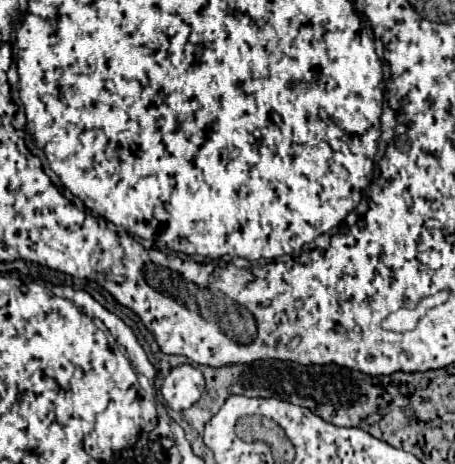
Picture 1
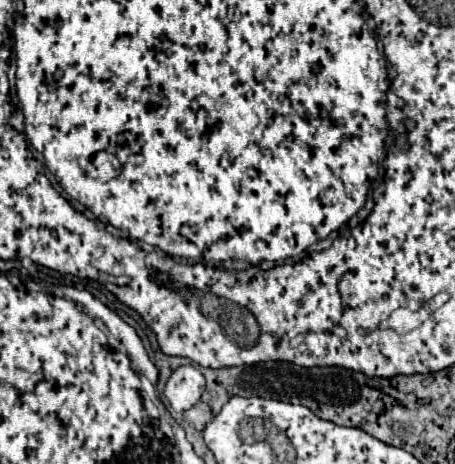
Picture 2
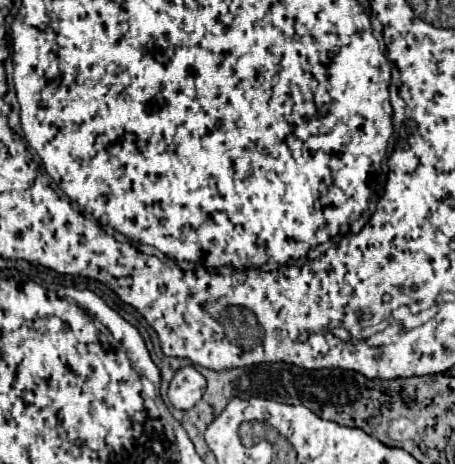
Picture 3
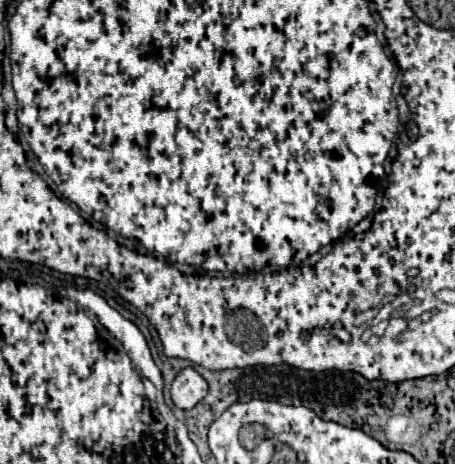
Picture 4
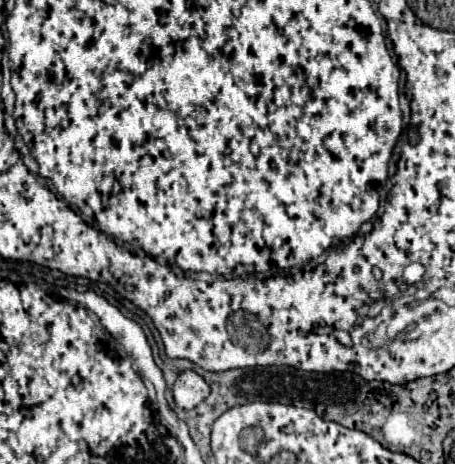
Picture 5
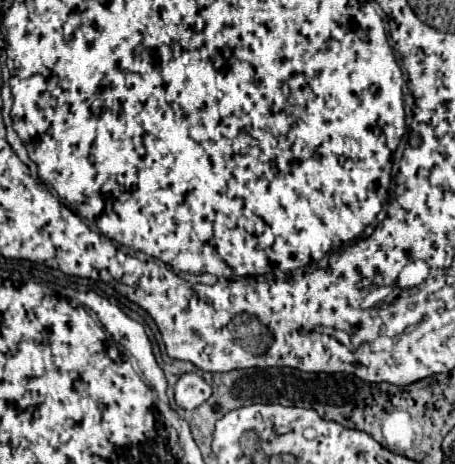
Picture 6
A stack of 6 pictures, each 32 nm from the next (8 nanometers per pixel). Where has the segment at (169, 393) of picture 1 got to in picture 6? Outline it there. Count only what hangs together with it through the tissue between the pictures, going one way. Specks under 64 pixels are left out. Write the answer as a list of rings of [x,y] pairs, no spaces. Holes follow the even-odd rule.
[[[194,372],[182,374],[176,388],[176,404],[184,410],[196,410],[200,404],[204,404],[212,396],[212,388],[206,384],[206,380]]]

